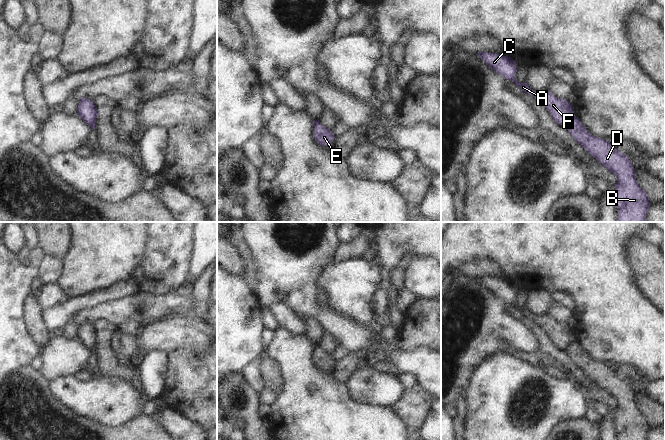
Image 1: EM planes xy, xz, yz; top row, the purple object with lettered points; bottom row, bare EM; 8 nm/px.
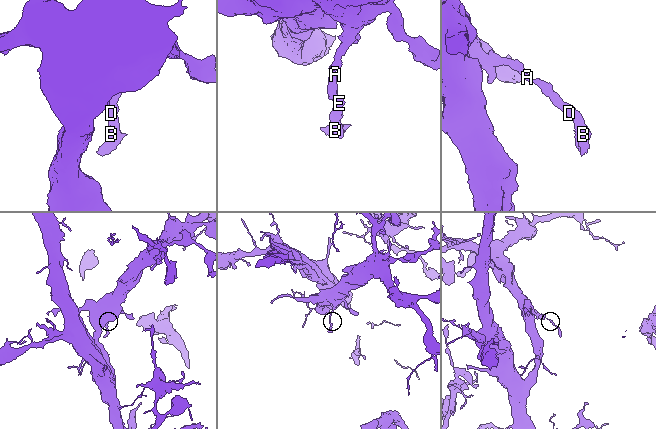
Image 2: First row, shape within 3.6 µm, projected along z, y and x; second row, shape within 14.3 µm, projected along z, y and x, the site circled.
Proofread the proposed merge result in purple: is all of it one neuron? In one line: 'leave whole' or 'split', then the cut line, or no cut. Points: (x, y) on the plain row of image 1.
split | yz (574, 340), (565, 350)

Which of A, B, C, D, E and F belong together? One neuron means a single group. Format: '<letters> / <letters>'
A C F / B D E

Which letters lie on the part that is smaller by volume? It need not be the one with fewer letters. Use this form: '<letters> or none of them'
B, D, E

